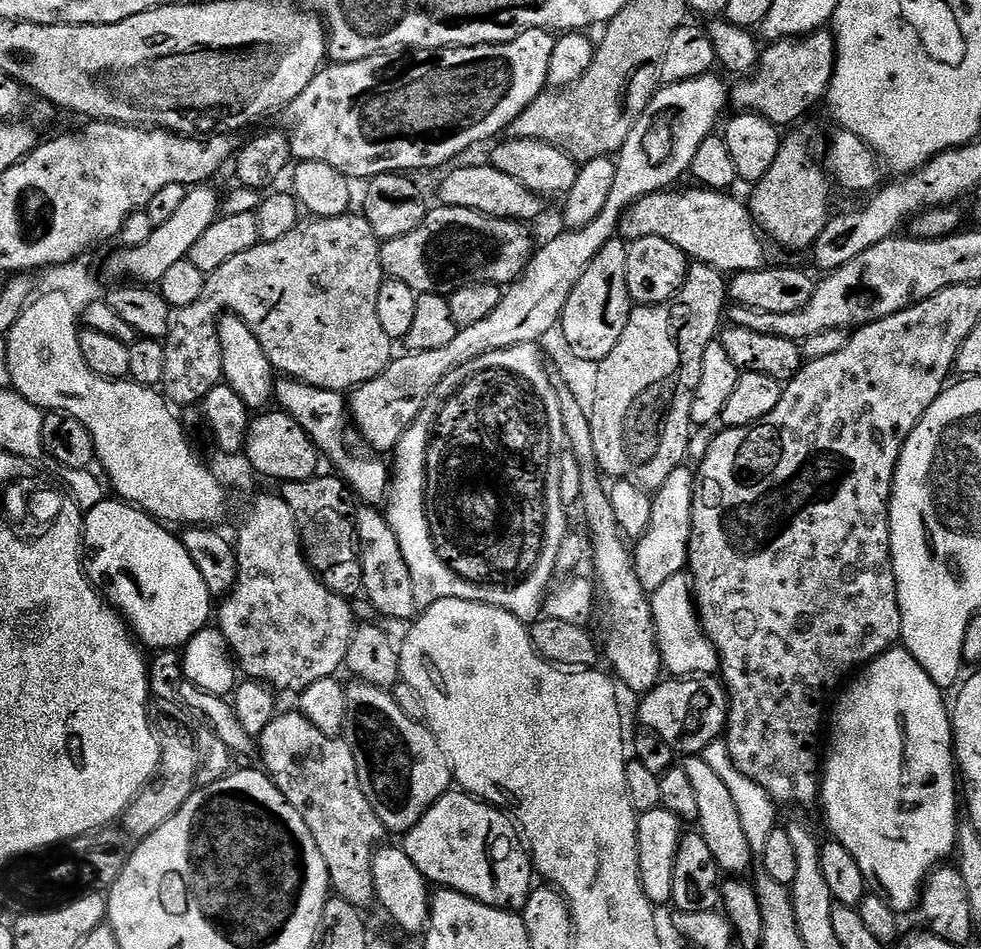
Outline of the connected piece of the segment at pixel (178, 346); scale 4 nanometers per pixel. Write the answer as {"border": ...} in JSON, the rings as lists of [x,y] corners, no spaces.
{"border":[[[349,214],[339,216],[338,218],[330,218],[322,220],[319,218],[311,221],[313,224],[301,222],[296,225],[296,229],[290,234],[286,234],[286,238],[278,238],[274,242],[265,244],[263,242],[256,245],[249,252],[238,254],[234,258],[230,258],[223,263],[215,272],[207,275],[203,286],[203,294],[198,301],[191,303],[190,306],[172,309],[170,314],[169,334],[164,342],[164,352],[167,354],[166,366],[164,367],[164,382],[162,385],[163,395],[169,403],[176,406],[199,405],[210,394],[210,390],[216,387],[223,379],[224,374],[224,358],[222,356],[221,338],[219,333],[219,318],[221,317],[222,308],[230,308],[236,316],[243,319],[244,323],[258,338],[259,344],[266,350],[266,356],[273,360],[285,377],[300,380],[303,384],[309,384],[314,388],[322,390],[330,390],[341,394],[347,393],[349,390],[355,390],[361,384],[366,384],[376,377],[381,376],[388,365],[394,359],[394,342],[382,330],[382,322],[378,322],[378,290],[382,290],[386,279],[384,267],[382,266],[382,258],[380,257],[381,240],[376,237],[374,230],[370,226],[370,222],[366,222],[366,218],[362,214]]]}

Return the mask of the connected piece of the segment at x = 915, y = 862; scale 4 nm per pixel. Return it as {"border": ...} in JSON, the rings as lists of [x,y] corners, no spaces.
{"border":[[[903,646],[883,652],[847,688],[848,693],[835,701],[836,713],[830,716],[832,737],[827,737],[826,748],[832,753],[822,760],[818,800],[821,805],[824,803],[824,820],[836,835],[835,843],[844,844],[854,854],[854,862],[868,879],[869,889],[895,913],[903,914],[917,907],[930,873],[955,851],[958,765],[954,759],[950,708],[940,697],[941,687],[929,679]]]}

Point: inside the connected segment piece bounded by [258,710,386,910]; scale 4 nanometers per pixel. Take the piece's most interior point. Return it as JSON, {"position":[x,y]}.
{"position":[317,773]}

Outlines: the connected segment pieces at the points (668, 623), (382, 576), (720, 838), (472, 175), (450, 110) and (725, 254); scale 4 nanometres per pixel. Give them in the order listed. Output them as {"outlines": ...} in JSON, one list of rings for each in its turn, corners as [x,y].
{"outlines":[[[[684,574],[670,578],[651,593],[650,599],[656,627],[656,647],[660,650],[663,667],[667,671],[669,668],[672,671],[669,673],[676,678],[715,677],[720,666],[720,655],[700,626],[691,579]]],[[[360,506],[357,507],[354,519],[364,571],[363,595],[368,595],[369,602],[382,615],[392,620],[411,621],[418,612],[414,582],[410,578],[410,566],[406,566],[406,558],[402,558],[402,546],[398,546],[398,538],[394,538],[394,530],[388,525],[387,515],[379,507]]],[[[700,756],[687,757],[682,766],[696,795],[698,818],[694,824],[700,836],[706,838],[706,846],[710,846],[710,854],[714,854],[714,862],[718,862],[720,871],[724,874],[746,871],[752,864],[754,850],[746,838],[746,830],[742,830],[742,817],[738,815],[734,798],[730,798],[730,790]]],[[[485,166],[485,168],[456,168],[453,172],[445,171],[443,173],[444,181],[440,184],[440,200],[439,203],[445,208],[465,208],[466,210],[474,210],[480,212],[483,216],[493,216],[495,220],[519,220],[521,222],[533,222],[544,212],[545,201],[536,193],[529,191],[528,188],[522,186],[520,182],[514,182],[508,174],[502,174],[502,170]]],[[[535,28],[505,44],[437,48],[427,54],[400,54],[395,58],[375,56],[362,62],[325,66],[283,113],[293,157],[300,162],[326,162],[326,166],[334,166],[343,176],[361,182],[373,176],[416,174],[412,172],[423,168],[443,169],[467,148],[503,133],[514,118],[545,91],[548,59],[556,41],[557,37],[549,29]]],[[[692,186],[689,192],[676,191],[655,192],[636,200],[620,217],[619,235],[628,242],[638,238],[664,238],[686,253],[689,261],[708,265],[721,274],[758,272],[765,267],[765,241],[743,199],[735,200],[728,196],[732,194],[699,186]]]]}

